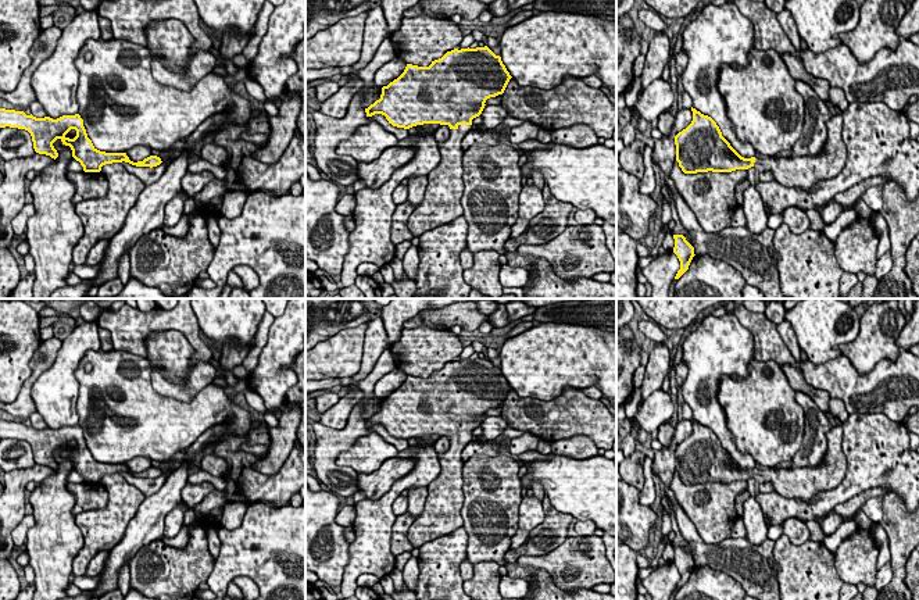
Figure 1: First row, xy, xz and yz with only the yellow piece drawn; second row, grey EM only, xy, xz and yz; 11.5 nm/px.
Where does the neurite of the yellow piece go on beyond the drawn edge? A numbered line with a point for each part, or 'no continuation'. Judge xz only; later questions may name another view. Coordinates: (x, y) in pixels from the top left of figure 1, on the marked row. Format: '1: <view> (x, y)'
1: xz (442, 202)

